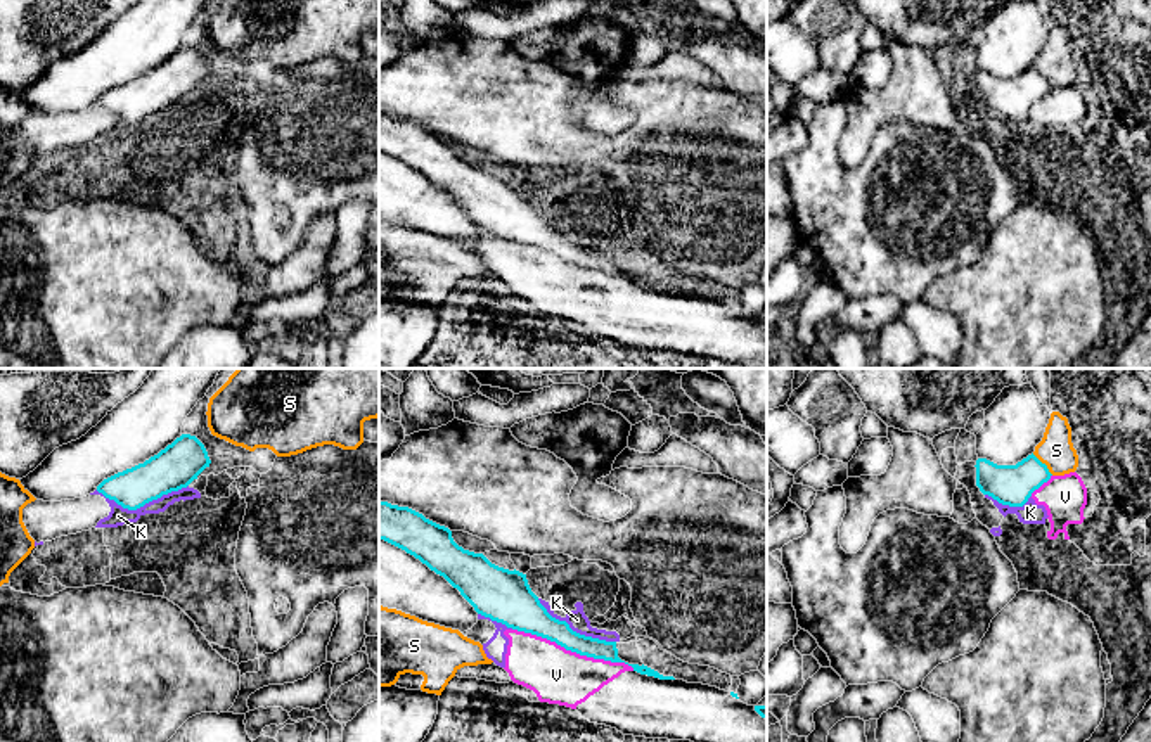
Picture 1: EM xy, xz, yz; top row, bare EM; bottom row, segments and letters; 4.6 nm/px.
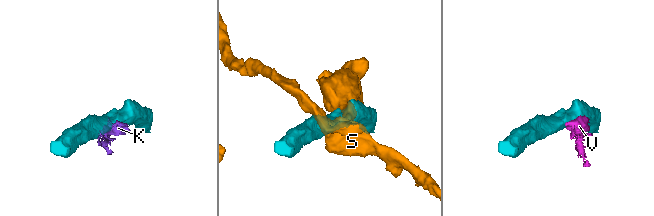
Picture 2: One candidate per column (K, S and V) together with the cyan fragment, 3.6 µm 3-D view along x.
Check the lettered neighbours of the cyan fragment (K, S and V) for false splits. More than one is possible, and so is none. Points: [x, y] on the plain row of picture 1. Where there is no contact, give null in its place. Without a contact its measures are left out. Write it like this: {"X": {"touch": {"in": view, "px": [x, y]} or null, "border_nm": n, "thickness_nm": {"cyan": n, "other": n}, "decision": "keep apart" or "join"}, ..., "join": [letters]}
{"K": {"touch": {"in": "xy", "px": [141, 118]}, "border_nm": 440, "thickness_nm": {"cyan": 200, "other": 90}, "decision": "keep apart"}, "S": {"touch": {"in": "yz", "px": [1044, 76]}, "border_nm": 140, "thickness_nm": {"cyan": 190, "other": 160}, "decision": "keep apart"}, "V": {"touch": {"in": "xz", "px": [573, 263]}, "border_nm": 600, "thickness_nm": {"cyan": 150, "other": 260}, "decision": "keep apart"}, "join": []}

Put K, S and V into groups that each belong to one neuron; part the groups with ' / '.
K V / S

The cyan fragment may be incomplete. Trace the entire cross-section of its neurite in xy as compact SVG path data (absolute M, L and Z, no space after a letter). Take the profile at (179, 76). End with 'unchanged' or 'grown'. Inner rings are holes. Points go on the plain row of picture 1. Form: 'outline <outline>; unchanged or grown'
outline M182 47L144 76L104 92L97 104L123 121L137 123L187 100L209 76L204 57L196 48Z; unchanged

